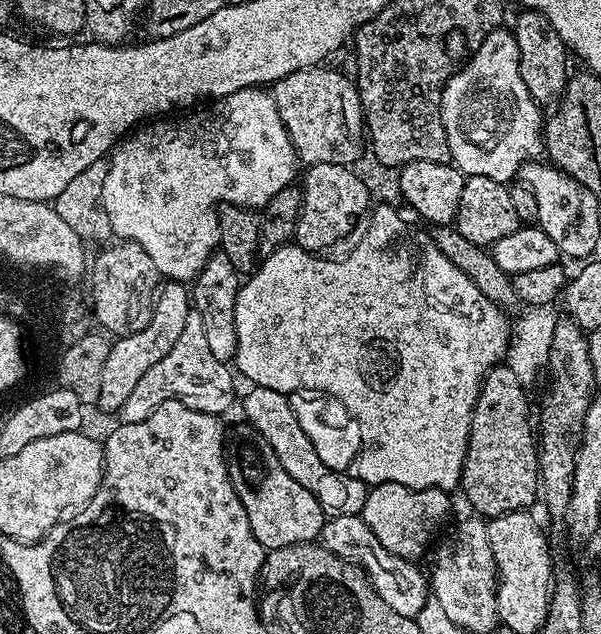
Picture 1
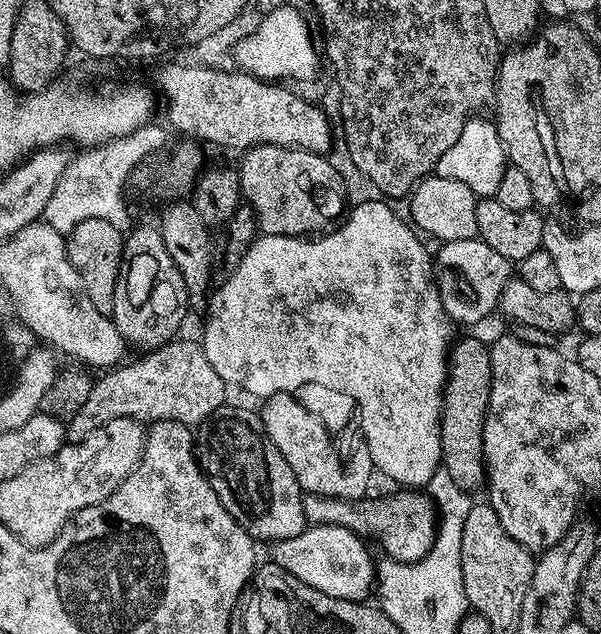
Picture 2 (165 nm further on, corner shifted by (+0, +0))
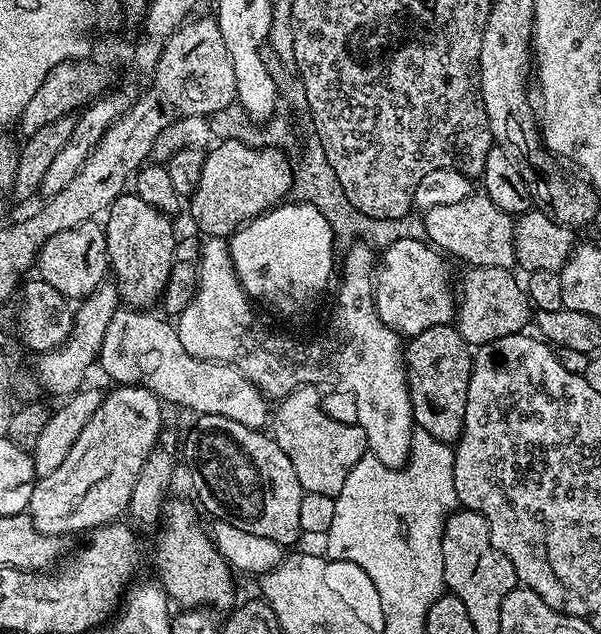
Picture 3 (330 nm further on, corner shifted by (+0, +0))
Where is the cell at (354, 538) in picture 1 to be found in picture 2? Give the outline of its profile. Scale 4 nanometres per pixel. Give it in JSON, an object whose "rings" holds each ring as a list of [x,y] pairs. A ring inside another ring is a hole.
{"rings":[[[340,525],[308,526],[294,538],[275,541],[270,560],[322,594],[364,602],[373,595],[376,582],[376,564],[364,544],[361,537]]]}

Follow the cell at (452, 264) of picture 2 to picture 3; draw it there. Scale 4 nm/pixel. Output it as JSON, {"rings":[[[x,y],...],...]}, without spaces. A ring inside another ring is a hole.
{"rings":[[[412,236],[393,239],[381,256],[379,253],[374,268],[374,299],[378,318],[404,338],[422,334],[422,330],[430,330],[430,326],[452,324],[458,303],[453,281],[452,284],[448,281],[452,276],[452,268],[447,264],[449,261],[427,239],[419,239],[415,240]]]}

